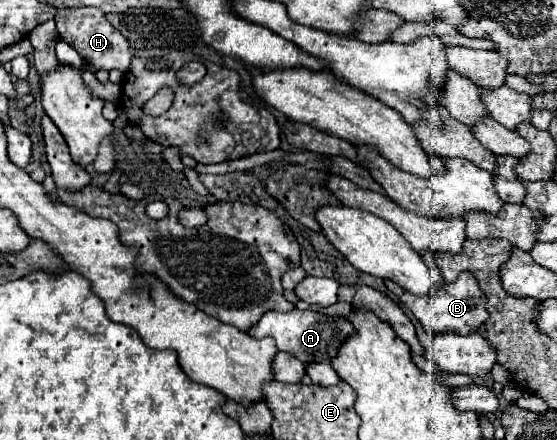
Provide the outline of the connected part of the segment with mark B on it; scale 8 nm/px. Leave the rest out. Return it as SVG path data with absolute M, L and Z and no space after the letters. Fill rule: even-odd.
M462 272L460 280L456 280L452 284L444 284L440 290L432 292L430 296L412 296L410 292L400 288L392 280L386 280L386 288L390 292L394 292L400 298L400 302L424 324L424 328L430 336L438 336L444 332L466 336L470 332L476 332L488 320L486 294L480 290L476 278L470 272Z

